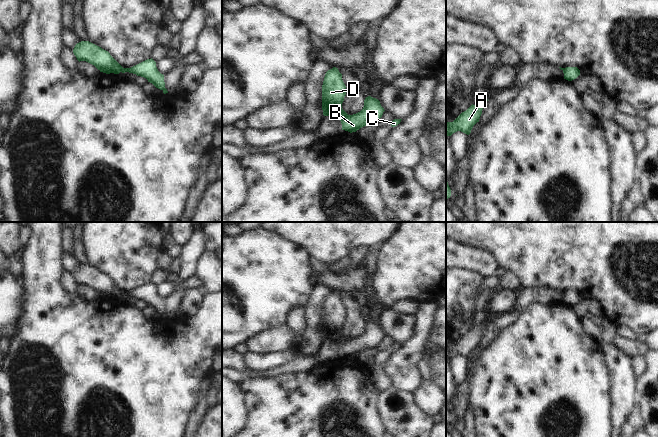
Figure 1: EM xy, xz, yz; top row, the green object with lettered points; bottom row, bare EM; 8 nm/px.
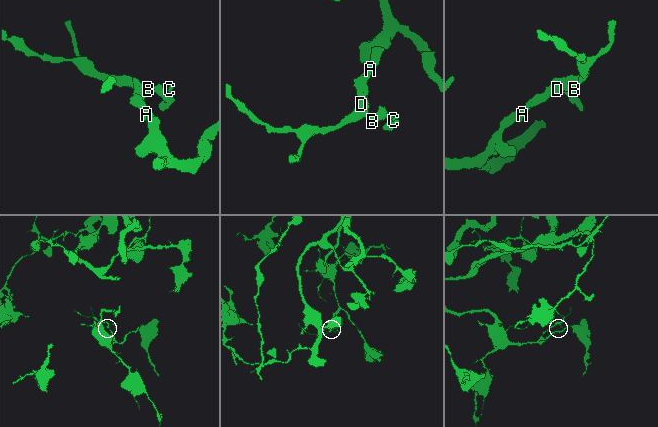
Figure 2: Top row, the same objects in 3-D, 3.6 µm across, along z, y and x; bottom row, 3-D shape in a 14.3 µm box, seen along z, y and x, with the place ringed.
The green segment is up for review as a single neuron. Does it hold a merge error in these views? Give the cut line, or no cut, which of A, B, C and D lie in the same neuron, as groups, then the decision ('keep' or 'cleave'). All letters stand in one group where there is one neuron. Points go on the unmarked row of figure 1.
cut xz (347, 338), (340, 344); groups A D / B C; cleave

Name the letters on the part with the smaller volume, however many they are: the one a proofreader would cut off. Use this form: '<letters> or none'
B, C

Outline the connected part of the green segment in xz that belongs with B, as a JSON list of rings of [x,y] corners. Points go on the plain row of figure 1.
[[[368,320],[364,324],[364,331],[360,336],[347,339],[340,344],[342,354],[352,357],[364,350],[377,348],[384,335],[378,323]]]

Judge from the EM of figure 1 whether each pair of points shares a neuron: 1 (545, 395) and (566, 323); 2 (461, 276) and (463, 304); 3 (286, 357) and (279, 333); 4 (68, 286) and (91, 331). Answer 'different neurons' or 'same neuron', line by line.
1: same neuron
2: same neuron
3: different neurons
4: different neurons

